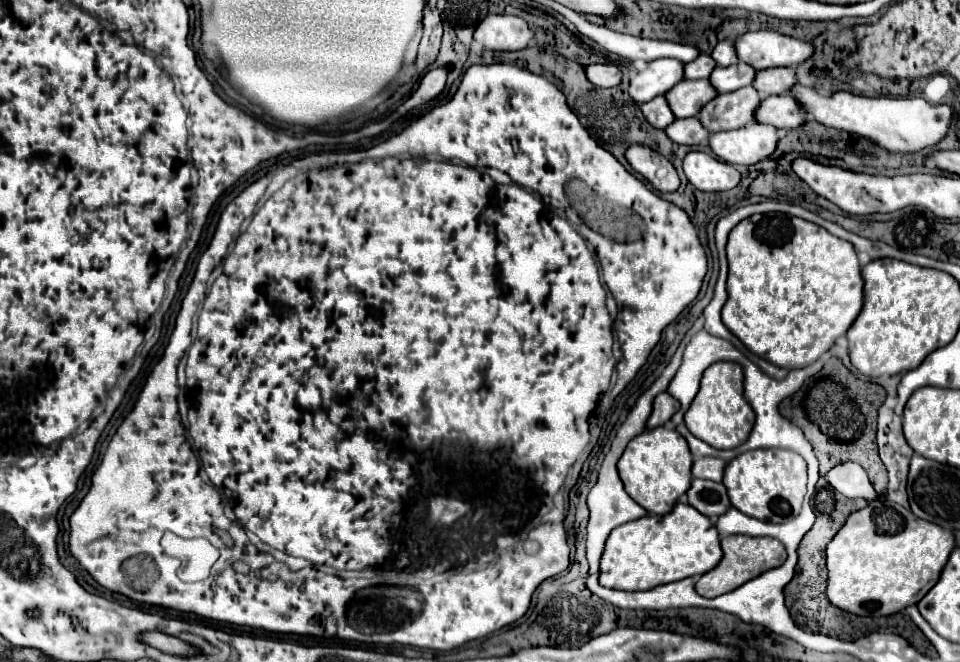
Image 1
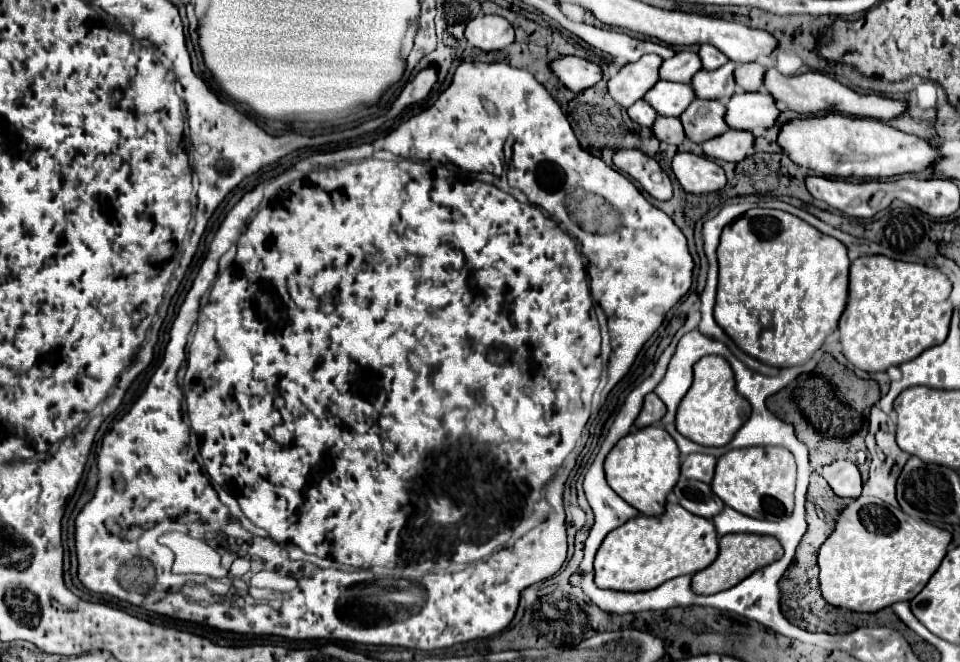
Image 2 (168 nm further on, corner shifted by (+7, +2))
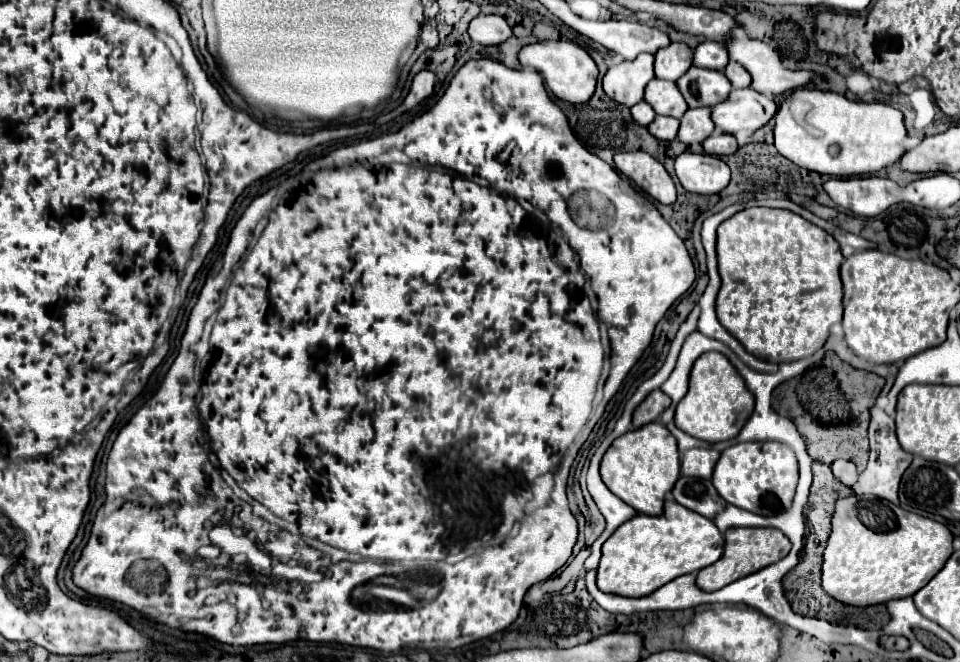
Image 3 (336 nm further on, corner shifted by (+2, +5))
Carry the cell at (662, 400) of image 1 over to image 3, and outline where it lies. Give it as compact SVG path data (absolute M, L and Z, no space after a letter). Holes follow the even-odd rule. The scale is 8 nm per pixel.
M654 390L650 396L646 396L646 400L634 410L634 428L640 428L644 424L654 422L666 408L670 406L670 398L662 392L662 390Z

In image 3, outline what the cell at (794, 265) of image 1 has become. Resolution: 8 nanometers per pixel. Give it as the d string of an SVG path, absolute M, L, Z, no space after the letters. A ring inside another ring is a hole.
M751 207L720 224L716 252L722 278L716 312L720 324L736 340L740 340L750 354L782 364L808 358L824 346L832 324L842 320L840 266L844 256L838 242L830 234L790 210Z

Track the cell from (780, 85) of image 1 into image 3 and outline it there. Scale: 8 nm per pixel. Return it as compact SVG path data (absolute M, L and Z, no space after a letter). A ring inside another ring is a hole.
M734 60L728 64L728 68L726 68L724 74L728 76L728 80L730 80L730 84L734 88L750 88L750 84L752 84L750 72L744 66L740 66L738 62L734 62Z

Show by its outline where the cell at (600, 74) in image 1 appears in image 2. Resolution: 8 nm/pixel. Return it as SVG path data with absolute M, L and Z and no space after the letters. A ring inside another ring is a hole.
M559 57L553 59L549 67L555 73L555 77L573 93L581 93L593 87L597 81L601 81L601 67L581 57Z

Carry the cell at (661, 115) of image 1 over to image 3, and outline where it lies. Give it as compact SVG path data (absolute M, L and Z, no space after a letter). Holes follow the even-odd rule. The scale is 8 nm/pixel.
M638 102L638 106L632 106L630 112L632 112L634 120L636 120L638 124L642 124L642 126L648 126L648 124L656 118L656 112L654 112L646 102Z

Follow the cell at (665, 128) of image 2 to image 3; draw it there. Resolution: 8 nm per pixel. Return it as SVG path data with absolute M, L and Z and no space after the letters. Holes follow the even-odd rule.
M656 116L654 122L648 126L648 130L652 136L656 136L660 140L676 140L678 126L680 126L680 120L674 120L668 116Z

